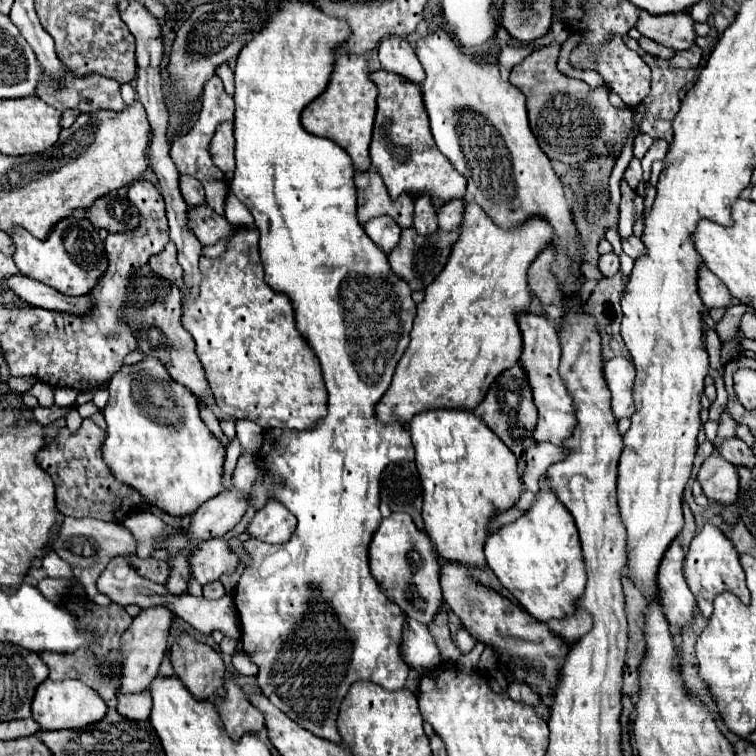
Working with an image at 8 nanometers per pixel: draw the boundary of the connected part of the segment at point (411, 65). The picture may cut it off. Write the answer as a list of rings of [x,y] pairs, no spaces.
[[[387,37],[381,41],[379,61],[385,71],[397,73],[415,85],[421,85],[421,79],[425,79],[425,71],[421,71],[413,47],[401,37]]]

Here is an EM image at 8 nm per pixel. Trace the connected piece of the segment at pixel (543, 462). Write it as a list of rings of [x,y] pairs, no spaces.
[[[537,443],[535,447],[529,449],[529,459],[527,459],[527,471],[523,475],[523,483],[529,491],[539,489],[539,477],[547,471],[549,465],[563,461],[569,455],[565,447],[555,447],[553,443]]]

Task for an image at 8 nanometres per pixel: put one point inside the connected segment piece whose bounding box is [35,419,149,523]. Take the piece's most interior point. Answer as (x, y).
(85, 486)

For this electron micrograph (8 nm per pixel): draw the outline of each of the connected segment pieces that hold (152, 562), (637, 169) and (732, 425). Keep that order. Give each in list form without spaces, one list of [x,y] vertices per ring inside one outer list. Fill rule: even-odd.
[[[131,553],[131,555],[123,555],[133,567],[135,567],[135,571],[141,575],[141,577],[145,577],[145,579],[149,579],[149,581],[153,581],[153,583],[165,583],[165,579],[167,579],[167,575],[169,575],[169,565],[167,565],[167,561],[159,561],[159,559],[153,559],[153,557],[147,557],[147,559],[139,559],[135,553]]]
[[[631,159],[627,171],[625,171],[625,181],[629,183],[631,189],[637,189],[637,185],[643,181],[643,169],[641,169],[641,161],[639,159]]]
[[[725,409],[725,411],[723,411],[723,415],[721,415],[721,419],[719,419],[719,433],[717,433],[717,441],[725,439],[725,437],[733,437],[735,429],[737,429],[737,421],[735,421],[735,419],[729,415],[729,411]]]

